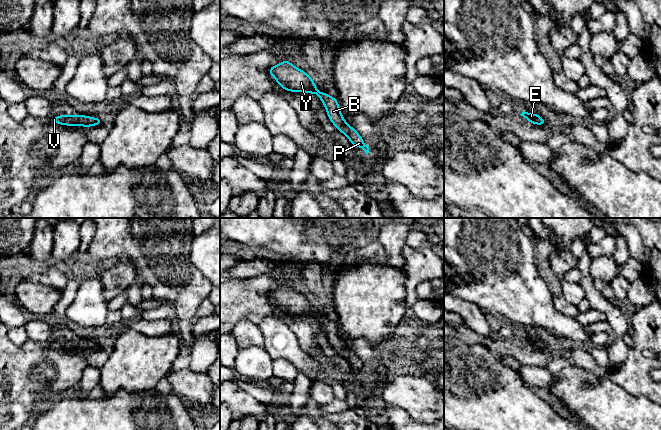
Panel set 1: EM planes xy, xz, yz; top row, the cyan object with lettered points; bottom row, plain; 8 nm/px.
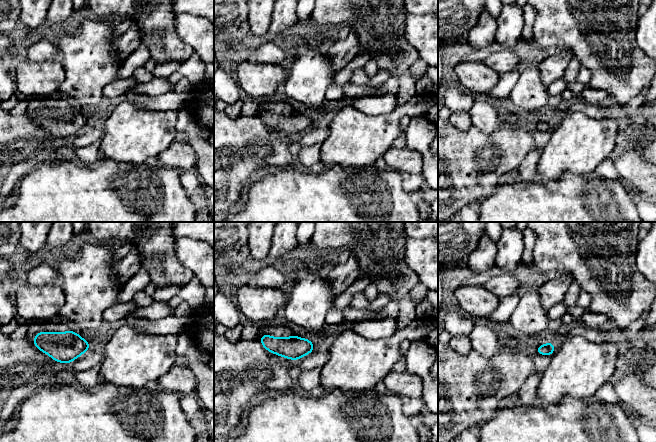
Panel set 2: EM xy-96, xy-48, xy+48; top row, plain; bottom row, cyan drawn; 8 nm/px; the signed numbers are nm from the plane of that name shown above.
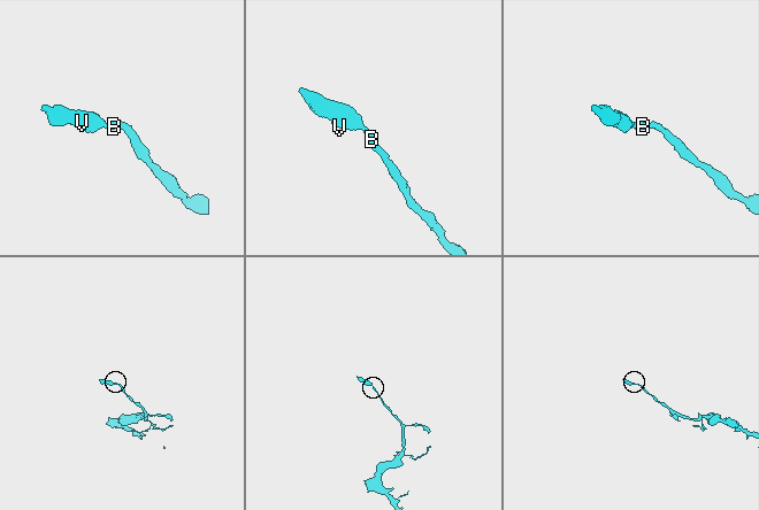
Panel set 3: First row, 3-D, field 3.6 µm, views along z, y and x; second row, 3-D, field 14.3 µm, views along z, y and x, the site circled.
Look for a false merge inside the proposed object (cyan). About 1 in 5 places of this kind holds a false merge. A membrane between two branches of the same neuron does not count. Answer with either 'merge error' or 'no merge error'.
no merge error

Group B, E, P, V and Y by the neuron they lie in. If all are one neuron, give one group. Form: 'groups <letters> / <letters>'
groups B E P V Y

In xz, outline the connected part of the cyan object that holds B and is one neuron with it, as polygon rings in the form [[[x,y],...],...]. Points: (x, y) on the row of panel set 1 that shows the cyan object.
[[[286,59],[277,65],[269,67],[267,72],[286,91],[315,93],[324,104],[328,118],[336,129],[347,136],[352,146],[362,148],[366,154],[369,153],[369,147],[365,144],[360,134],[346,123],[337,98],[331,97],[328,93],[318,91],[314,79],[309,77],[304,70],[295,67]]]

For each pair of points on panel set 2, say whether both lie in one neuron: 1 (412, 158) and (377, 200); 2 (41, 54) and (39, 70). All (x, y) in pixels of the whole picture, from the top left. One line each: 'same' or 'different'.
1: different
2: different

